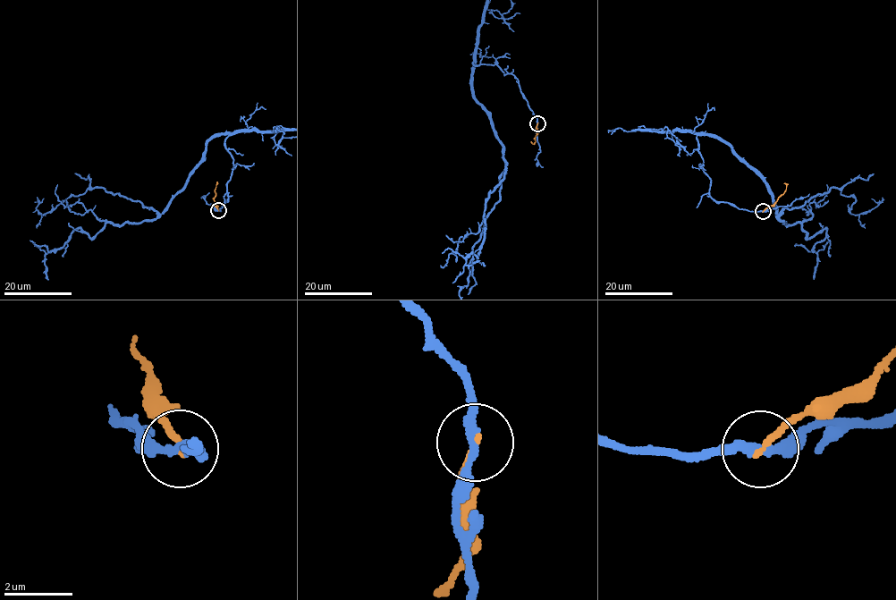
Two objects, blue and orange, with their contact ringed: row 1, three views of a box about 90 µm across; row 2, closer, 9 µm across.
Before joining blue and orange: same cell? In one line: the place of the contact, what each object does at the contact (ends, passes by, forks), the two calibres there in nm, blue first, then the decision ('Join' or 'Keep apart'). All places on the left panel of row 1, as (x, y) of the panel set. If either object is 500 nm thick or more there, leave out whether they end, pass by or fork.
Place: (218, 210). At the ring blue passes by. At the ring orange ends. Thickness 240 nm (blue) against 180 nm. Join

